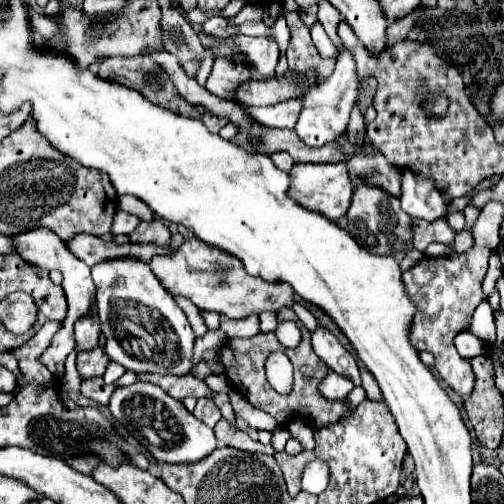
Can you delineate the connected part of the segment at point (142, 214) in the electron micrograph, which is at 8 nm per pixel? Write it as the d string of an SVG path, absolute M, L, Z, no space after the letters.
M121 195L118 196L119 209L138 216L143 221L151 221L153 219L153 213L151 209L147 207L143 201L133 195Z

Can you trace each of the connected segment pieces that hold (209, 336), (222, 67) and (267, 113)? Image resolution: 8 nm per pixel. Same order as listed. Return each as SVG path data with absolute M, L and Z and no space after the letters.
M207 331L203 337L199 337L195 341L195 351L193 351L193 361L199 363L203 357L203 351L207 349L219 349L225 345L225 335L221 331Z
M221 57L215 61L205 87L217 97L235 101L235 89L239 89L239 85L243 85L243 81L249 81L251 77L253 73L247 61L235 61L235 59Z
M293 99L293 101L277 103L277 105L271 105L271 107L249 107L247 111L261 125L293 129L295 121L299 117L299 109L303 109L303 103L299 99Z

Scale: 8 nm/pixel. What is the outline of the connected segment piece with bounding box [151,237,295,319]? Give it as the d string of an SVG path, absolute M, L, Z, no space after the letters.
M197 237L183 241L173 255L157 255L151 261L151 271L171 295L183 295L191 299L199 309L215 311L231 319L243 319L249 315L259 315L263 311L277 313L283 307L291 309L295 303L295 293L289 285L267 283L259 277L251 277L249 273L245 273L237 257L219 251L199 241Z

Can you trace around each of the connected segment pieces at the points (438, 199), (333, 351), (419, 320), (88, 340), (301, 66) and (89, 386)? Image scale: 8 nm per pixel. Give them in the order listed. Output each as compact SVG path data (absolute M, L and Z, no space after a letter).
M403 167L399 199L401 209L415 219L437 221L447 217L449 207L437 185L427 177L419 177L419 173L413 173L409 167Z
M317 327L317 331L311 335L311 343L313 343L313 351L325 361L329 369L351 379L355 387L361 385L355 357L337 341L337 337L331 331L327 331L325 327Z
M489 201L471 227L475 245L469 251L451 257L423 257L415 267L403 273L405 289L417 305L411 339L421 351L425 349L435 355L435 369L461 397L467 397L473 389L473 371L471 363L457 353L453 339L457 333L469 329L475 307L487 299L483 293L483 279L487 273L487 259L499 245L501 223L503 205L499 205L499 201Z
M97 309L91 313L91 317L83 317L83 321L75 321L75 341L77 341L77 351L83 349L95 349L97 347L97 337L99 337L99 315Z
M285 13L289 31L291 31L291 41L287 47L287 59L289 59L289 69L297 73L305 73L309 69L315 69L319 77L327 79L333 69L335 69L335 59L321 59L317 53L317 47L311 41L309 29L301 23L299 13Z
M93 377L93 379L83 379L81 381L81 395L99 401L103 405L109 403L111 393L115 391L115 385L107 385L101 377Z

